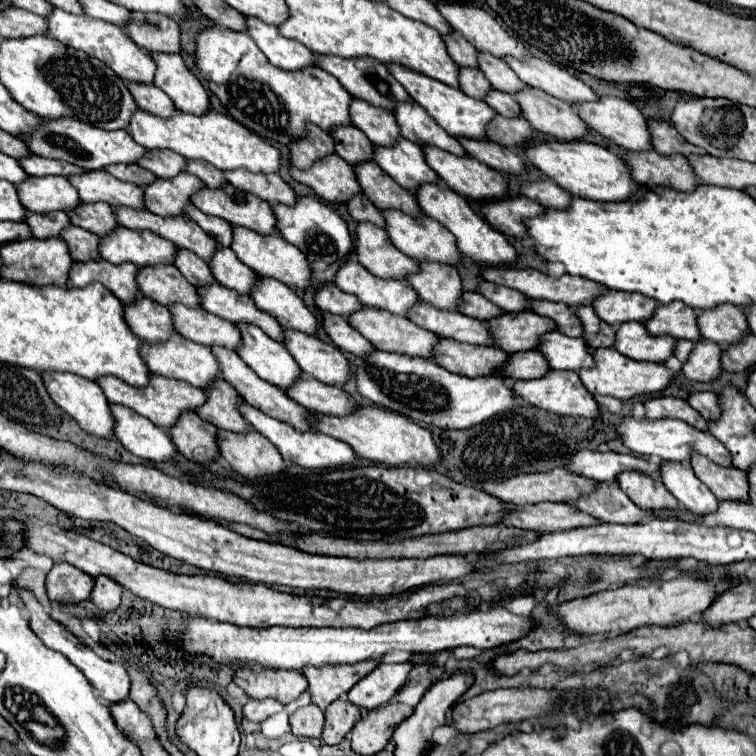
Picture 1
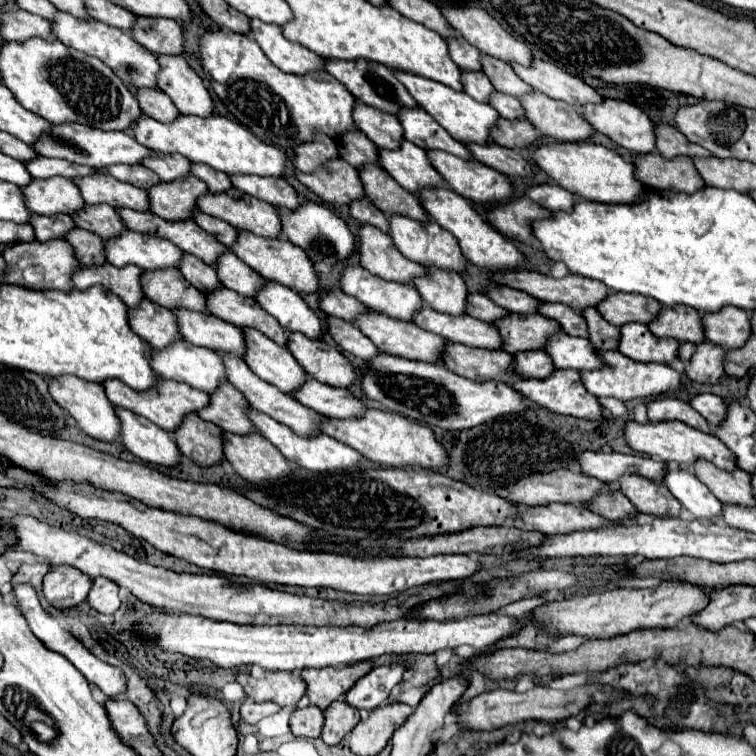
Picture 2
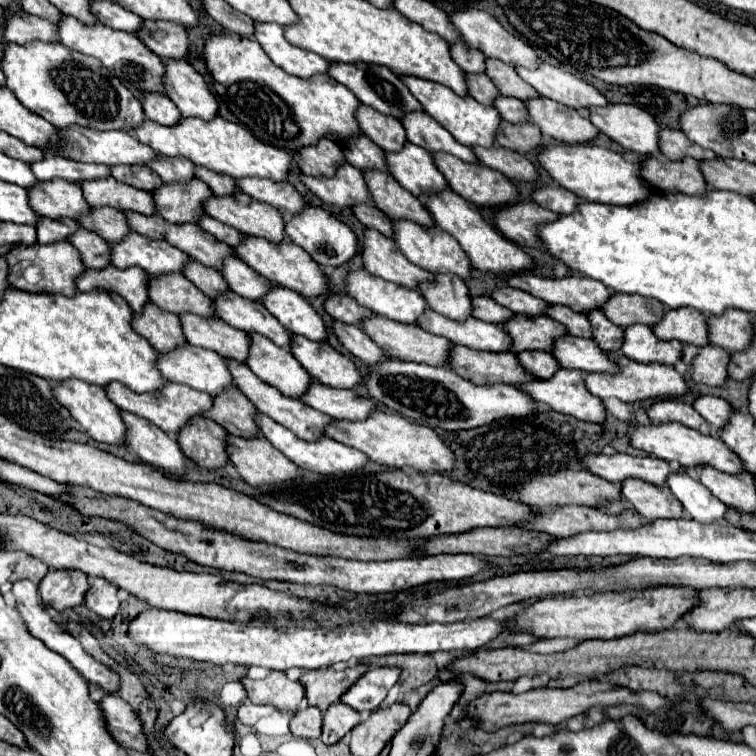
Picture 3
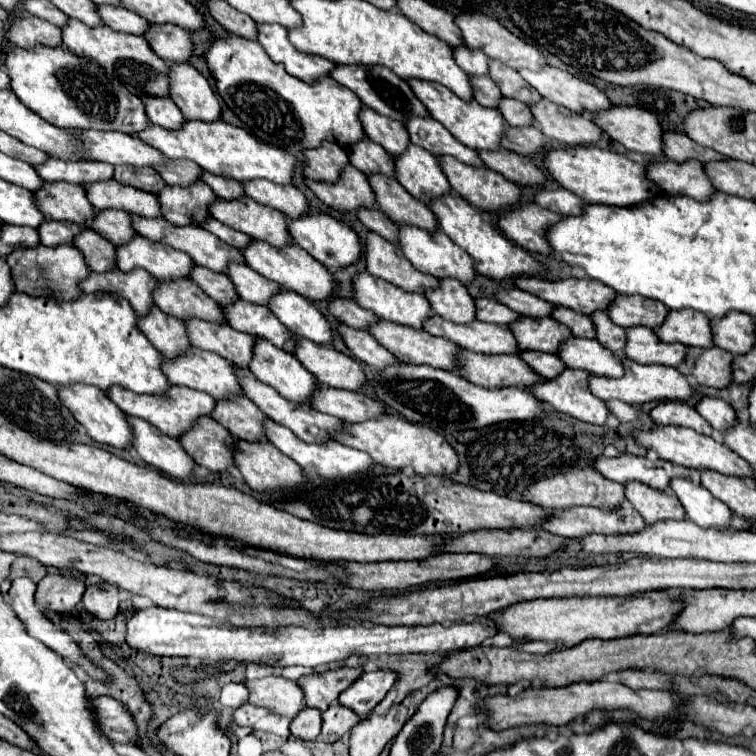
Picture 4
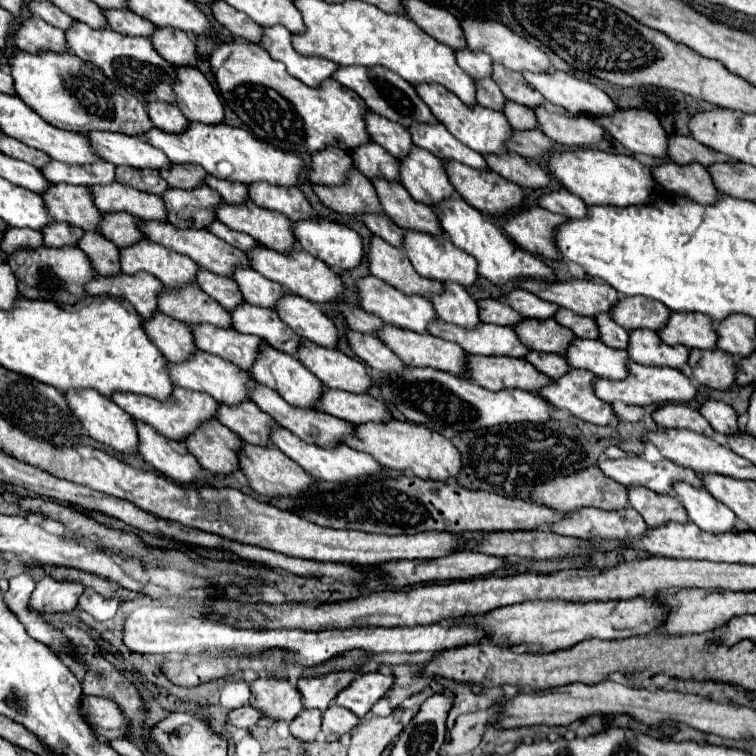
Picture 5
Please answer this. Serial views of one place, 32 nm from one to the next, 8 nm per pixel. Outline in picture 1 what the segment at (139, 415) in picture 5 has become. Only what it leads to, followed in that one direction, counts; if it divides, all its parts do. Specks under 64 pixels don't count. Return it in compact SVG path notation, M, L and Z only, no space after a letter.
M156 374L152 376L152 388L146 388L144 392L136 392L136 388L128 388L128 384L124 384L124 380L100 380L100 386L104 388L104 394L112 404L122 404L166 430L170 430L178 422L182 412L194 410L194 408L206 404L206 394L200 392L198 388L192 388L190 384L184 384L182 380L168 380L168 378L156 376Z

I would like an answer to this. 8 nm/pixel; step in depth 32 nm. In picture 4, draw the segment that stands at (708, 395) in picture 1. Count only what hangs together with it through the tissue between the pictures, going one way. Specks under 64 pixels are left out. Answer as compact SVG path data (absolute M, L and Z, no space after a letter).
M704 398L702 402L696 404L696 410L700 412L700 416L704 416L710 426L718 432L726 432L728 428L732 428L732 424L736 422L736 412L730 404L726 404L724 400L718 398Z

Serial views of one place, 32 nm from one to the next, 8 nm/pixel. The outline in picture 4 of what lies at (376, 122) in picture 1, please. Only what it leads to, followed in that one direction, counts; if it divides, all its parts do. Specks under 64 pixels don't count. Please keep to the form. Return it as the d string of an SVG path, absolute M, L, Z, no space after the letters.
M366 106L364 112L360 112L360 116L364 132L372 142L380 144L392 156L400 156L402 152L406 152L406 148L410 146L410 136L400 122L388 120L386 116L380 116L378 112L372 112Z

